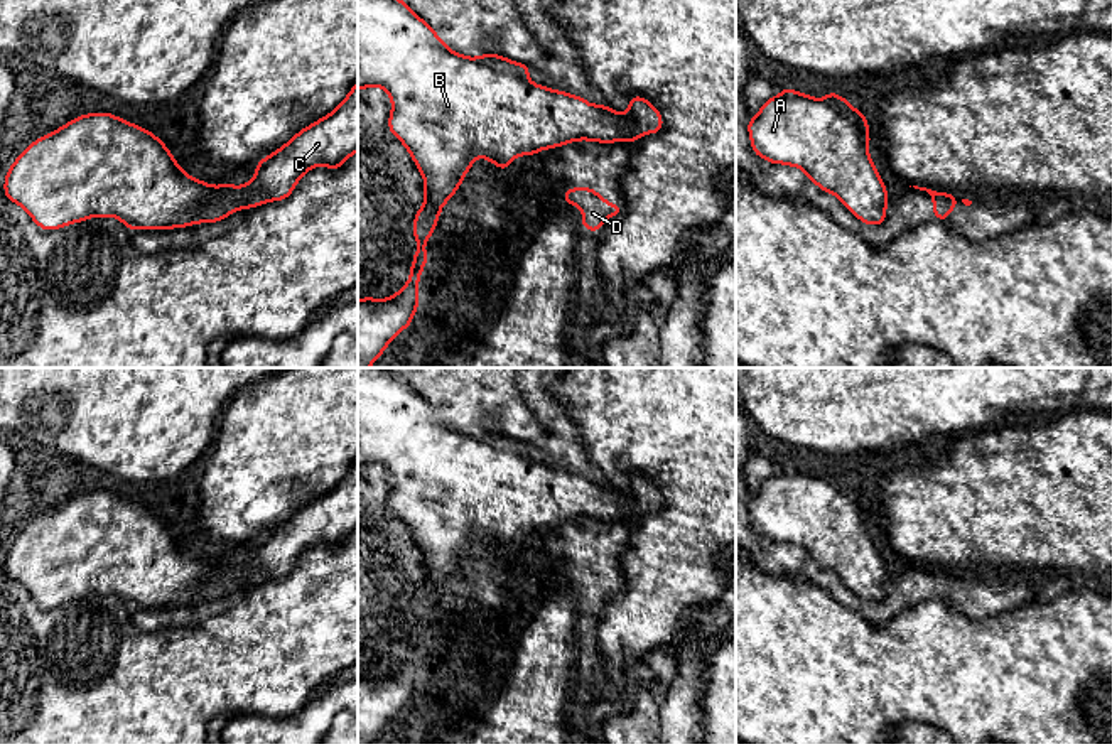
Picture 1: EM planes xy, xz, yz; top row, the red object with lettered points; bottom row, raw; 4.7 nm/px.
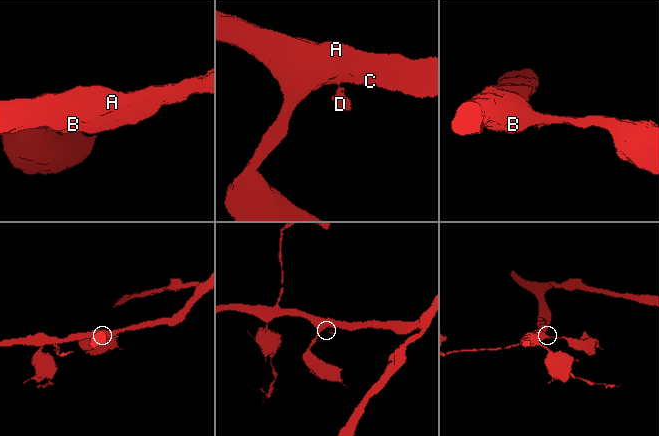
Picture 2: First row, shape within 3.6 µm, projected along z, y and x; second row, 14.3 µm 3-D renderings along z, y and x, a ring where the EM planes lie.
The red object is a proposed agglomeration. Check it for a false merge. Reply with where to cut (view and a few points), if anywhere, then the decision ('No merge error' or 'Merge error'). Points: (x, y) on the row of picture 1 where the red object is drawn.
Split along yz (888, 199), (885, 203). Merge error

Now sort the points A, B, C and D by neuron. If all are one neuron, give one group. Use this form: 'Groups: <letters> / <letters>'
Groups: A B C / D

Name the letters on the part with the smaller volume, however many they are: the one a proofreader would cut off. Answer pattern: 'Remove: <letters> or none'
Remove: D

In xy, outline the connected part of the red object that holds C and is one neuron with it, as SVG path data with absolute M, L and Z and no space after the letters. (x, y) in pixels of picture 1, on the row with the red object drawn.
M358 81L349 94L327 116L294 135L283 147L256 164L253 179L245 186L211 186L186 174L170 150L152 132L140 128L111 113L88 113L71 120L56 132L32 142L12 164L5 175L7 199L22 206L44 231L57 229L94 216L115 216L128 229L170 229L197 223L216 223L238 209L250 209L270 201L283 201L299 179L317 165L337 170L346 159L358 152Z

